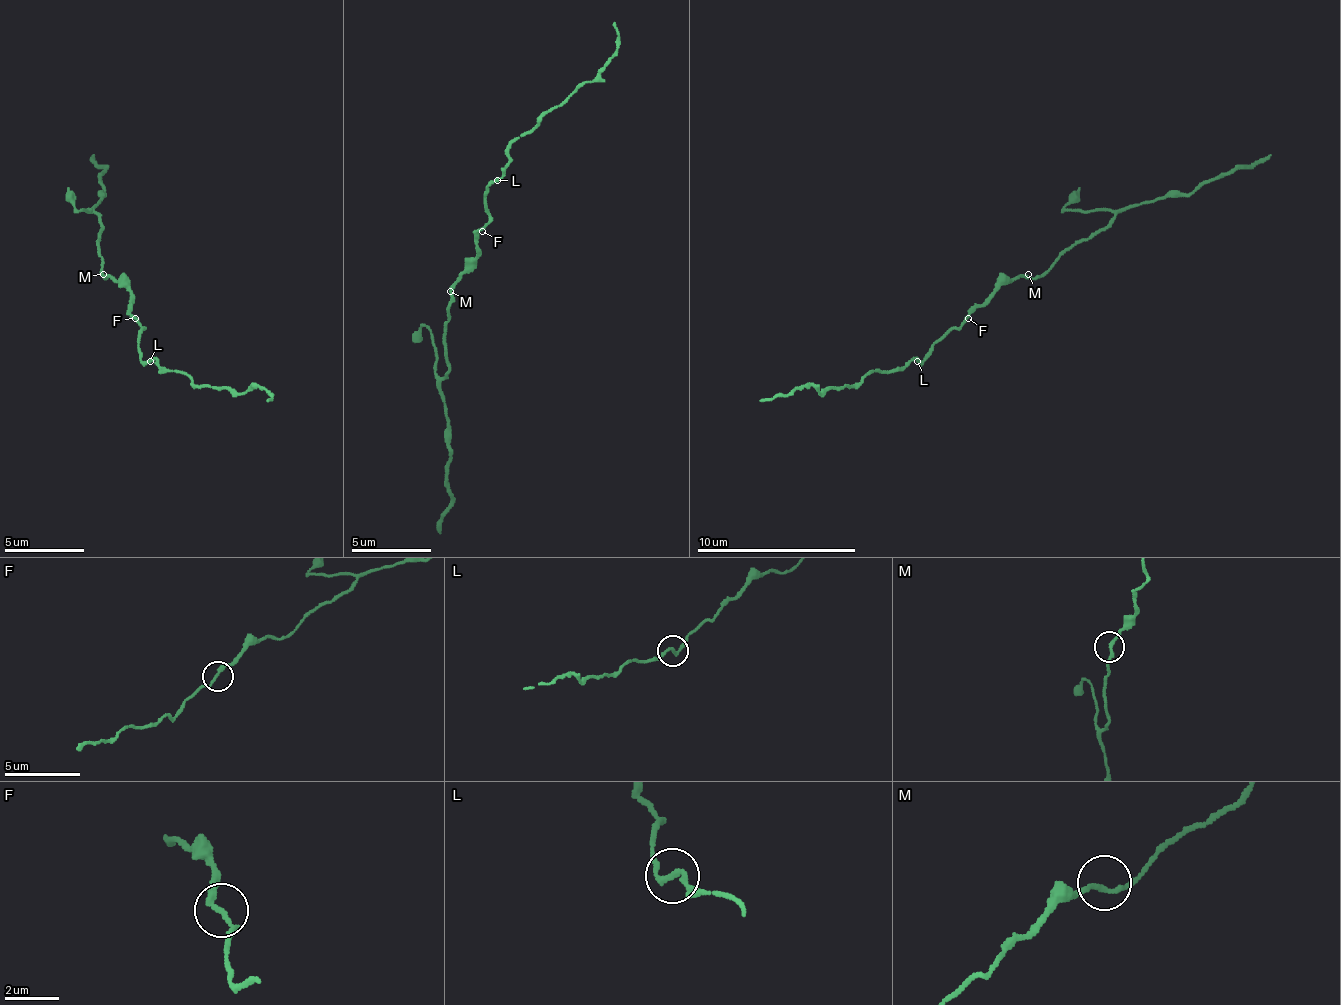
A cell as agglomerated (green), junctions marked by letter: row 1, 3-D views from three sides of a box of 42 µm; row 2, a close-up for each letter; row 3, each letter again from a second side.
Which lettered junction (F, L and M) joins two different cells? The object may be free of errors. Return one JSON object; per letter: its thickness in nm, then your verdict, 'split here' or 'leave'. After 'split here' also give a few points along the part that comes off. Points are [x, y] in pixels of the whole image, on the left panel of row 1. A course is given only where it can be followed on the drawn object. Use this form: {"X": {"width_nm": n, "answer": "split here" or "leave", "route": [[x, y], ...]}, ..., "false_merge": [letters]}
{"F": {"width_nm": 220, "answer": "leave"}, "L": {"width_nm": 200, "answer": "leave"}, "M": {"width_nm": 200, "answer": "leave"}, "false_merge": []}

